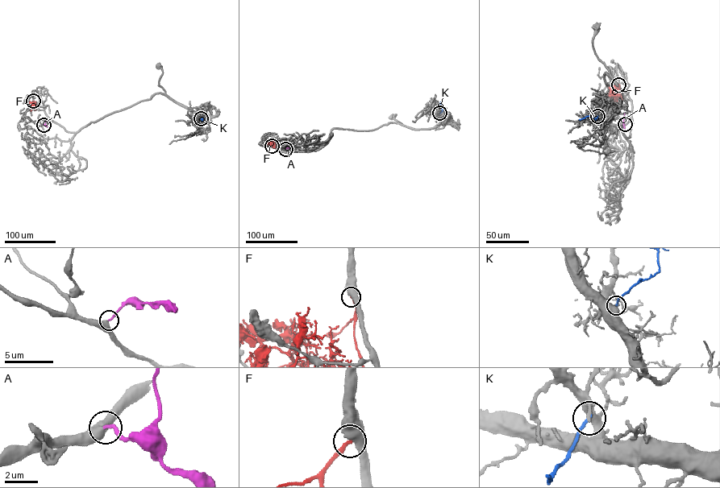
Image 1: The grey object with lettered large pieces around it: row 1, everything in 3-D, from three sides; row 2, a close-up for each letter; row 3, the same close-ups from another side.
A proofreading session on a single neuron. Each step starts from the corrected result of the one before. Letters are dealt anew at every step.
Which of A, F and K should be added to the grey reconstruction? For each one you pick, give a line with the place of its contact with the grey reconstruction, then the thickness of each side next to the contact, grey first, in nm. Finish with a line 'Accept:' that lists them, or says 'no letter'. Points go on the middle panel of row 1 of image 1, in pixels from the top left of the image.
A: contact (285, 149); calibres 550 and 240 nm
Accept: A

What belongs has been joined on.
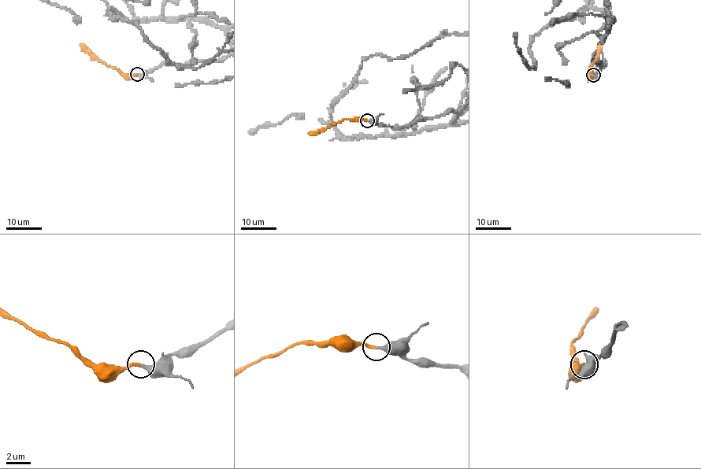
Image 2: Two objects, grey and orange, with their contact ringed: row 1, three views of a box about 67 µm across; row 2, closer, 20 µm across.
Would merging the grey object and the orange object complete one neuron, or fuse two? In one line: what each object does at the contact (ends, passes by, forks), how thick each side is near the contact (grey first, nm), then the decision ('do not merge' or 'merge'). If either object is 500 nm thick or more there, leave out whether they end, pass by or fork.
grey ends there; orange ends there; 340 nm thick on the grey side, 260 nm on the other; merge

